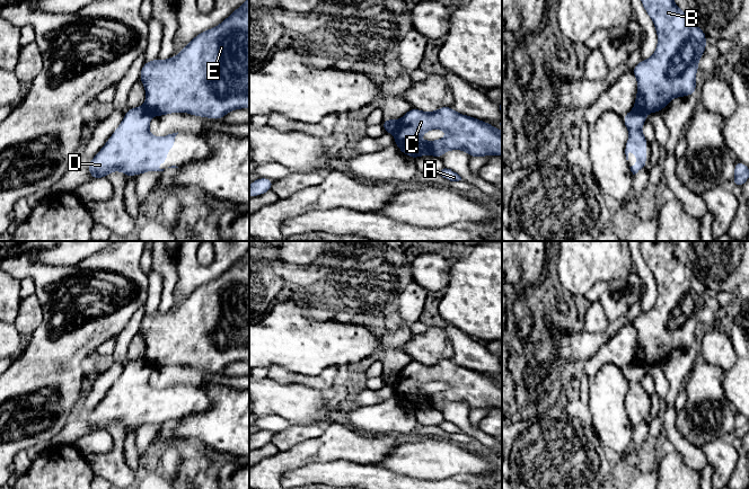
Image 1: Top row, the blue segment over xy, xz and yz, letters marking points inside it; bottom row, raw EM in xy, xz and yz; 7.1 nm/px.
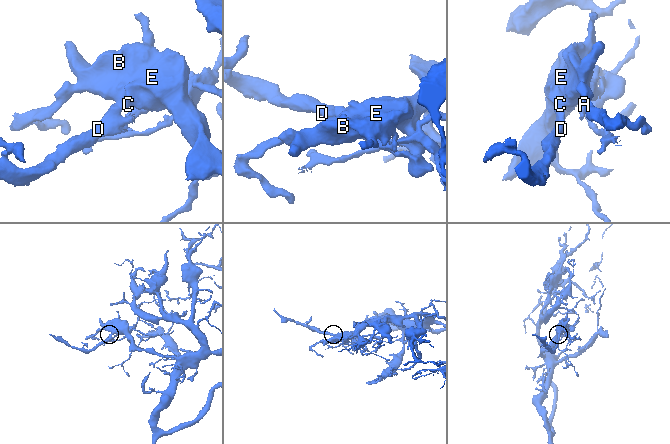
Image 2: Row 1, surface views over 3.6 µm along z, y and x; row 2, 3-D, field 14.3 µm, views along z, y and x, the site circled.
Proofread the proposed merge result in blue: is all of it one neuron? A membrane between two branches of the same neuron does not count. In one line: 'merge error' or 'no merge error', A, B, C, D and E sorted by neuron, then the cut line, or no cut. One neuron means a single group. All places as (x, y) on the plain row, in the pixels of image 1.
merge error; A B C E / D; cut in xz along (399, 373), (395, 384)

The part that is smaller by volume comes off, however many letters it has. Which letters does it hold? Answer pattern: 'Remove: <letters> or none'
Remove: D

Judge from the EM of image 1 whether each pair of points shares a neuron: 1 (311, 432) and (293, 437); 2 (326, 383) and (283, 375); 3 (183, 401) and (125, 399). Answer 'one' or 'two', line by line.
1: one
2: one
3: one

